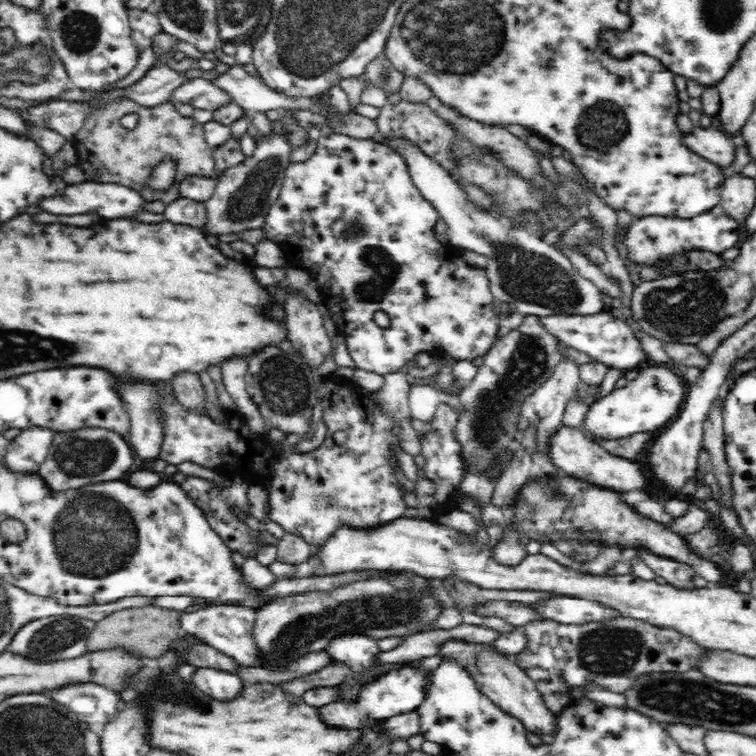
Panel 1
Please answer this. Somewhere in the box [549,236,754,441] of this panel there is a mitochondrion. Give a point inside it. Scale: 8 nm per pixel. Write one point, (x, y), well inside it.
(686, 308)

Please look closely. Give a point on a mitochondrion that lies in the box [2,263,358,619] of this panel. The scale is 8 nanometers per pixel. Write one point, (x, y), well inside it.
(85, 535)

